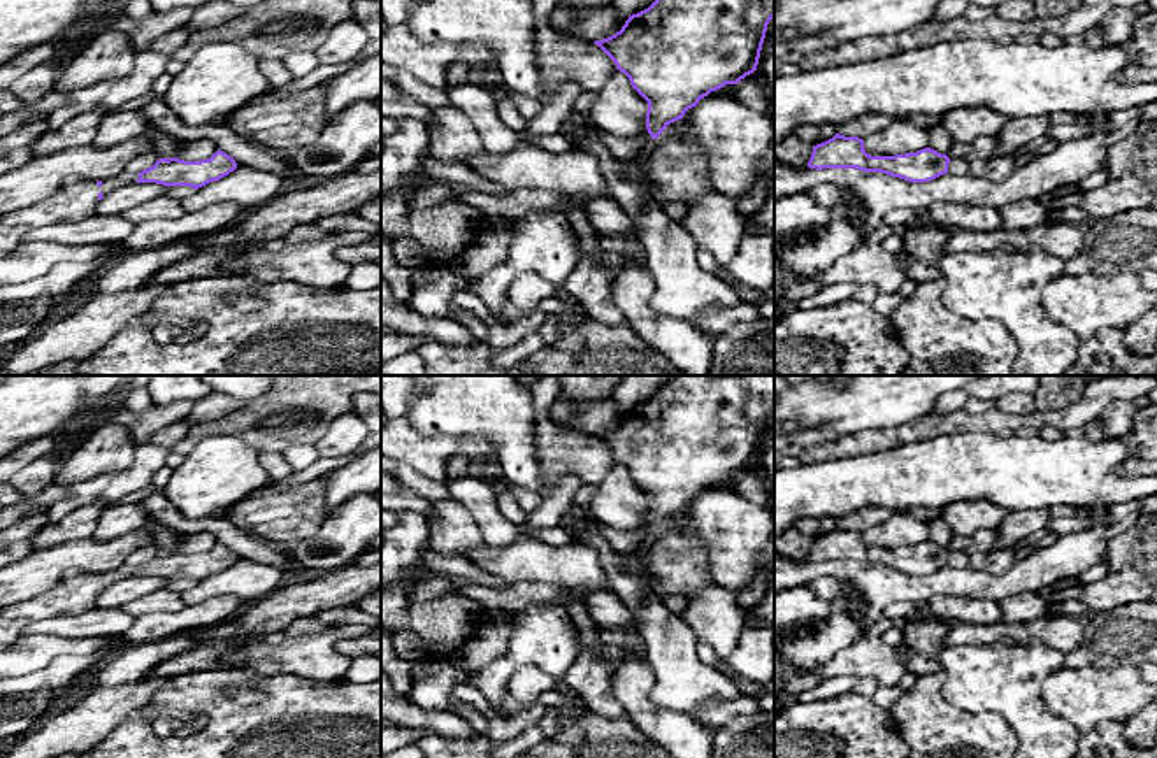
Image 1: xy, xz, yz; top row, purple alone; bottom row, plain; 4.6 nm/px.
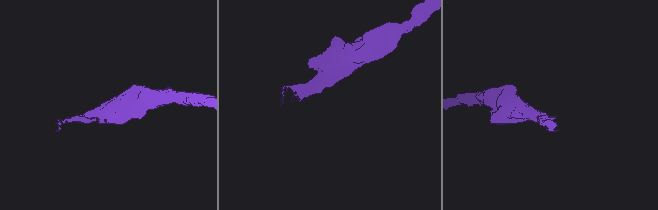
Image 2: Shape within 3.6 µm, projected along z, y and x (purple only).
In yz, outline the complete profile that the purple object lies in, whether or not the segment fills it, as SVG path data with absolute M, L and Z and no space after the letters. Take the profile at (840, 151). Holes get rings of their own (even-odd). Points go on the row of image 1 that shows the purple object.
M836 133L832 139L813 146L809 168L857 168L881 172L909 182L927 182L948 172L950 158L931 147L895 156L871 156L859 137Z

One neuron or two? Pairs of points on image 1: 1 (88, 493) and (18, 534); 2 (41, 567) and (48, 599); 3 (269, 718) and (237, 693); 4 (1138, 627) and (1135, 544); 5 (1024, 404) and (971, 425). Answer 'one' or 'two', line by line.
1: two
2: two
3: two
4: two
5: two

